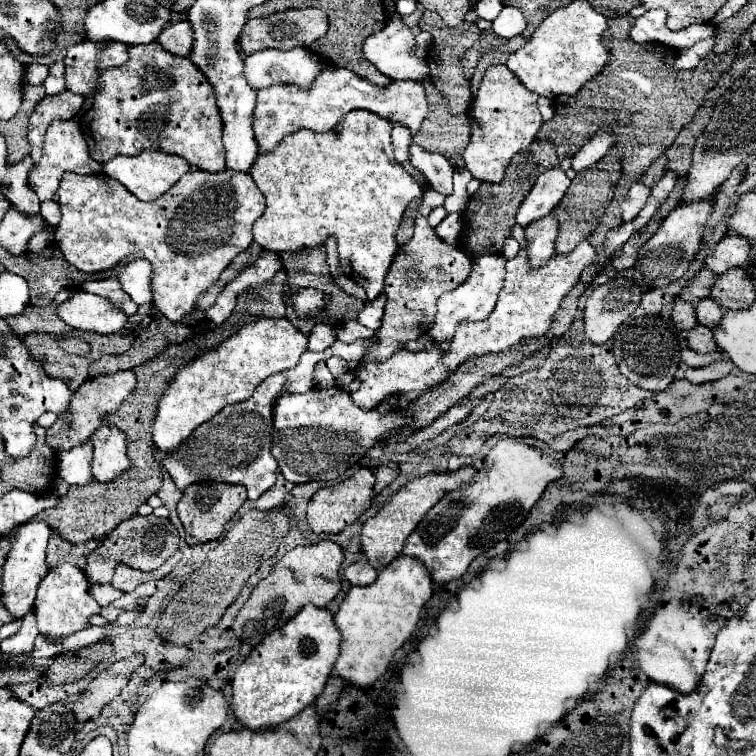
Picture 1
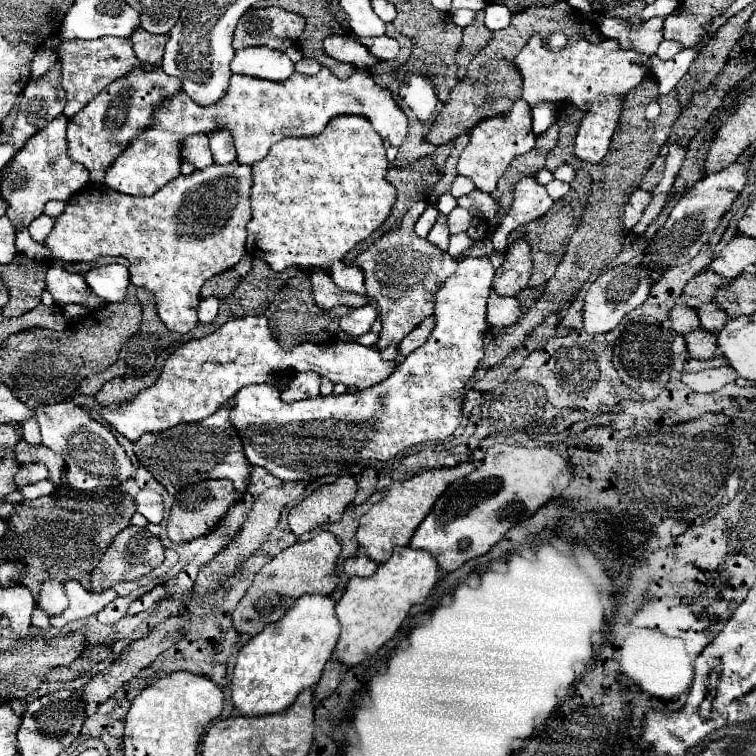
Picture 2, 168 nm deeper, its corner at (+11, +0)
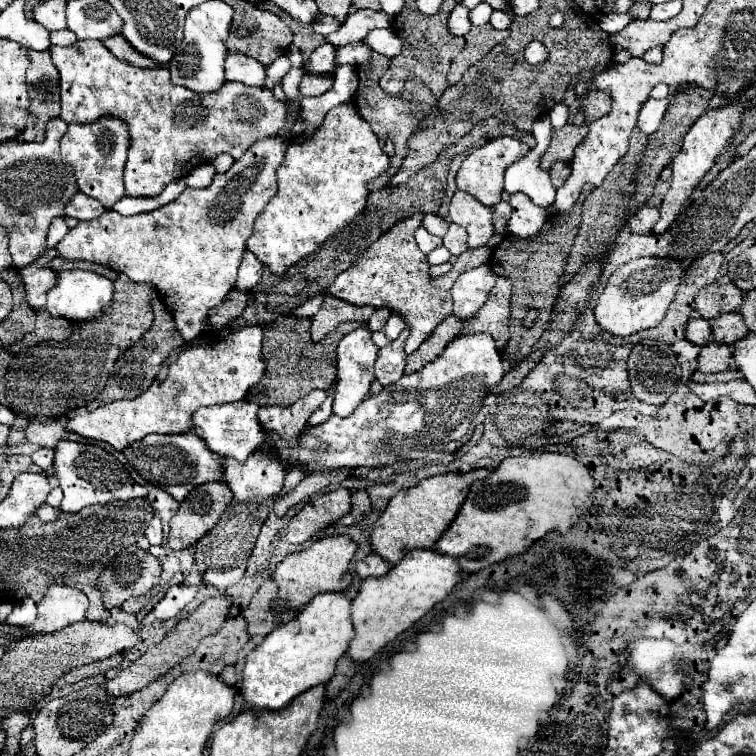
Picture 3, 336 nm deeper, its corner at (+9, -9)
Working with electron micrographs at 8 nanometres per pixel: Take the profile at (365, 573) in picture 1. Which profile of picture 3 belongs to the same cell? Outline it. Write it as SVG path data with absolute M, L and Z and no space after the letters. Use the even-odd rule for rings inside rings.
M369 554L365 560L359 560L359 562L355 562L355 566L353 566L353 570L355 570L355 574L357 574L359 578L379 578L379 576L383 576L389 568L391 568L391 566L389 566L385 560L381 560L377 554Z

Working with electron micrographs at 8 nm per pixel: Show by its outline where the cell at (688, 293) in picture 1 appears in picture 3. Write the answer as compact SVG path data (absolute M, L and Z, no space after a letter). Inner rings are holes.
M709 284L695 296L695 312L701 318L717 318L725 312L735 312L743 302L743 292L735 284Z

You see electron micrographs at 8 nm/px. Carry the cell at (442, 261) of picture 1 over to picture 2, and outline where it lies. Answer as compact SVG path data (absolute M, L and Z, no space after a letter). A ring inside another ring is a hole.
M417 201L401 219L399 227L391 229L383 239L379 239L379 243L375 241L361 255L349 261L351 265L361 267L365 275L367 291L375 291L373 299L375 299L379 317L383 321L383 331L381 331L377 349L383 349L391 343L401 343L403 337L411 333L425 317L433 315L431 305L433 305L435 291L423 291L423 289L437 289L439 283L445 283L445 279L449 275L455 275L457 270L459 262L451 261L449 255L443 255L441 251L437 251L437 247L433 247L427 239L421 239L415 235L413 219L417 221L419 215L425 211L425 207L427 207L425 201Z

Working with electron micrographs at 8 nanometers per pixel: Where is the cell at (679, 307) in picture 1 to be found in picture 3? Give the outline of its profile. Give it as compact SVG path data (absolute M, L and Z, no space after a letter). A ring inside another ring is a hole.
M691 318L687 322L687 328L685 328L685 338L695 344L695 346L705 346L713 340L711 336L711 326L709 326L709 320L705 318Z

